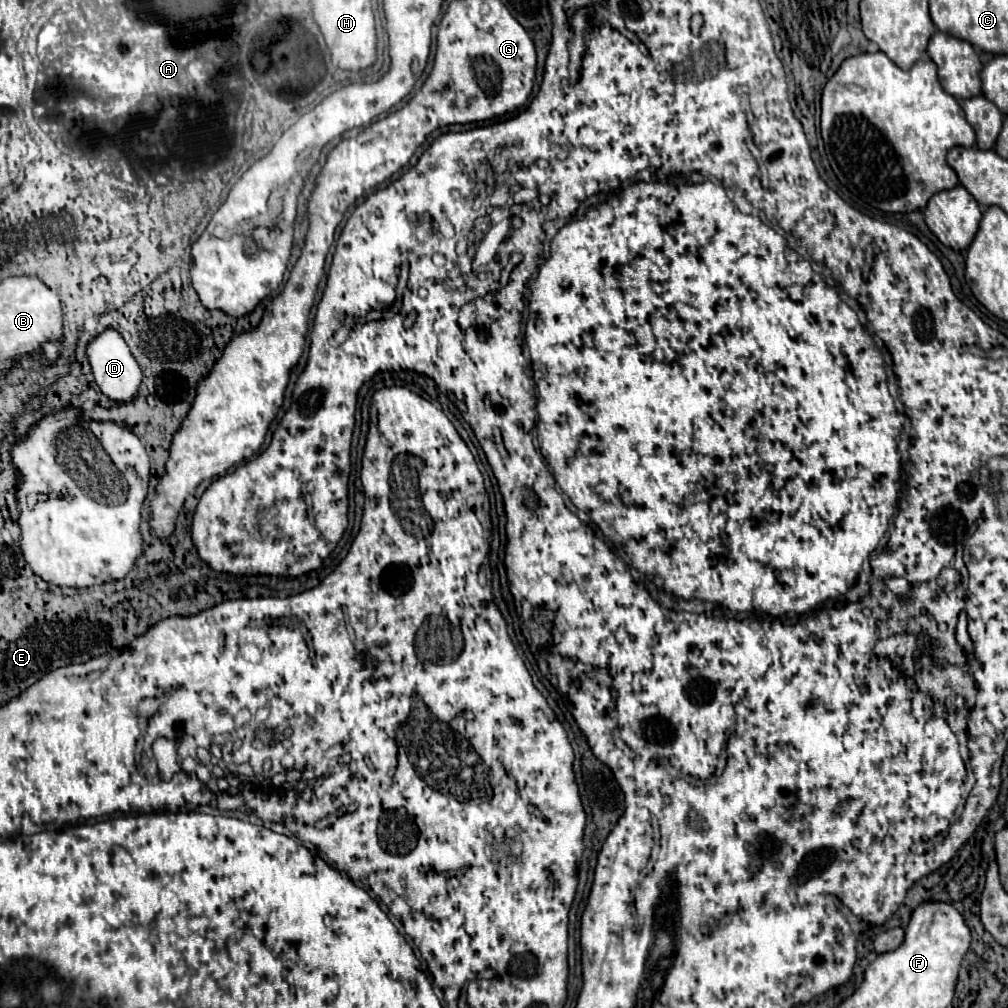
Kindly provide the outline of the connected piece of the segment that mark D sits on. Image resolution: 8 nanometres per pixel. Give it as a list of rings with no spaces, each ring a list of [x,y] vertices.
[[[106,328],[98,336],[94,336],[86,346],[86,354],[88,354],[90,366],[92,366],[92,374],[94,374],[96,384],[100,386],[100,390],[110,400],[128,402],[128,400],[136,398],[140,382],[142,382],[142,372],[140,372],[140,366],[138,366],[136,358],[132,356],[126,340],[122,338],[122,334],[118,330]]]

